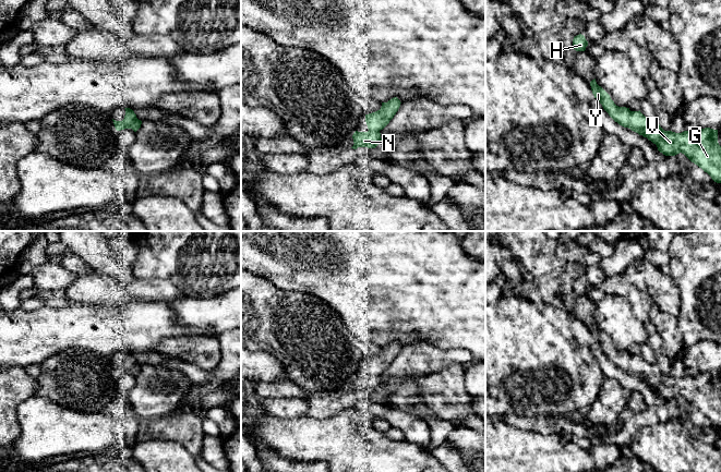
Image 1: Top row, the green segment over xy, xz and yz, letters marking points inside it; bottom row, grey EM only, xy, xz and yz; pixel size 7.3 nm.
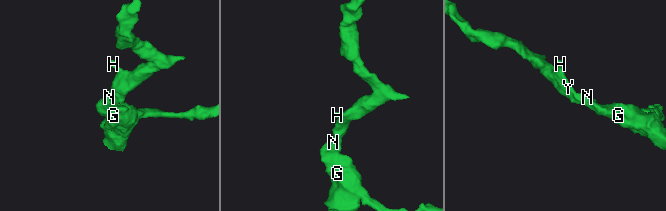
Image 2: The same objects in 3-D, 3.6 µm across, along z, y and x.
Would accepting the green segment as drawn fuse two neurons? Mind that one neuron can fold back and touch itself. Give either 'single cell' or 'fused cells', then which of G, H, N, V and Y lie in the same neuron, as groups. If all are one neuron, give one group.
single cell; groups G H N V Y

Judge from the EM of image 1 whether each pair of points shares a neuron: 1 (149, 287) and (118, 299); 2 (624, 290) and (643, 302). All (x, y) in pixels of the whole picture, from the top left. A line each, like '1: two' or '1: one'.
1: one
2: one

